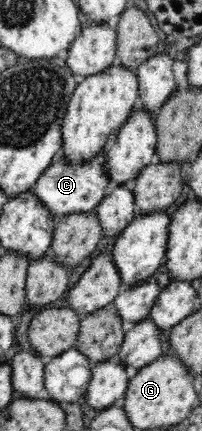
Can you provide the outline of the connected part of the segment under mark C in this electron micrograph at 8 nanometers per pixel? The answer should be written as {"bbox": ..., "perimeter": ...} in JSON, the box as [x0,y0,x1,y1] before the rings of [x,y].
{"bbox":[34,128,119,219],"perimeter":[[[119,128],[115,129],[117,129],[117,132],[113,132],[107,138],[103,150],[93,160],[87,160],[83,164],[71,164],[70,160],[66,160],[64,156],[59,154],[51,166],[41,174],[39,180],[35,182],[34,193],[42,204],[49,209],[49,213],[53,217],[61,219],[73,214],[93,213],[101,200],[107,195],[113,184],[106,173],[106,152],[116,141],[116,134],[119,132]]]}

